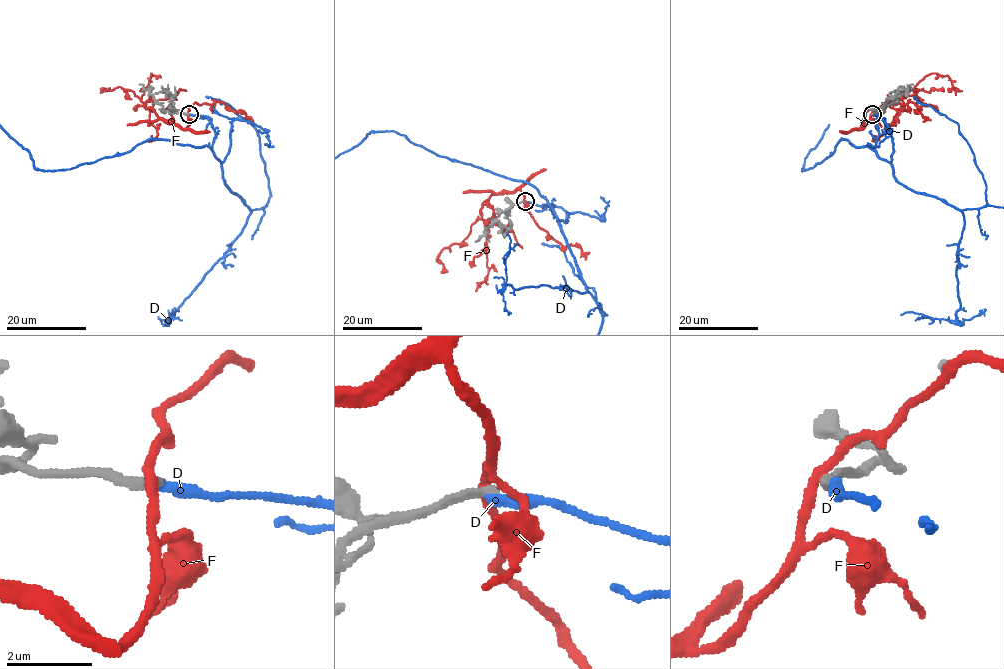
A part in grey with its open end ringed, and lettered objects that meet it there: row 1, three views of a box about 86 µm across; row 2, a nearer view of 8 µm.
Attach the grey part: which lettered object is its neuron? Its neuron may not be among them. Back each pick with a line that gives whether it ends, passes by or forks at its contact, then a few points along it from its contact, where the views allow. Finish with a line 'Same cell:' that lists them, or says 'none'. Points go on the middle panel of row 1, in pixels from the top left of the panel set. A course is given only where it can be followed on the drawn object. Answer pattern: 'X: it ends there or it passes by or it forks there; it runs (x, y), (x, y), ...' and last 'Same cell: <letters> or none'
Same cell: none

